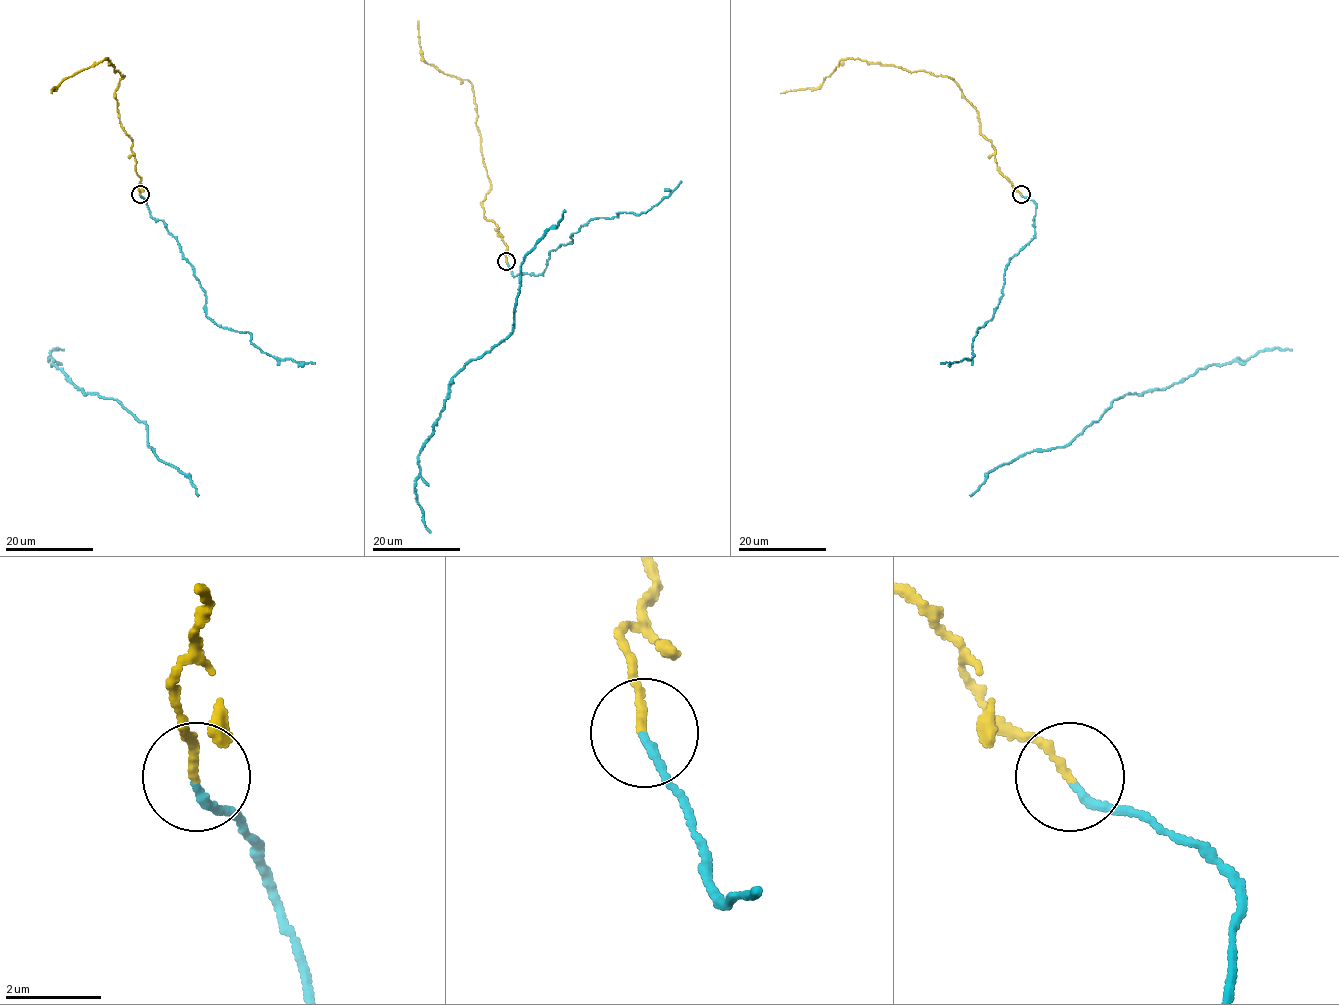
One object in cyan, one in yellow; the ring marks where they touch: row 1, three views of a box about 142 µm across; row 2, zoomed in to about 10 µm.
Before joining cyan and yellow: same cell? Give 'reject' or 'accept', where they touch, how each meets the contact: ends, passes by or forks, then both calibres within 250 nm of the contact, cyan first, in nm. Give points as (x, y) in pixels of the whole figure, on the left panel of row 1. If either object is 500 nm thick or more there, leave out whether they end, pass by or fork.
accept | (140, 194) | cyan ends | yellow ends | 160/160 nm

